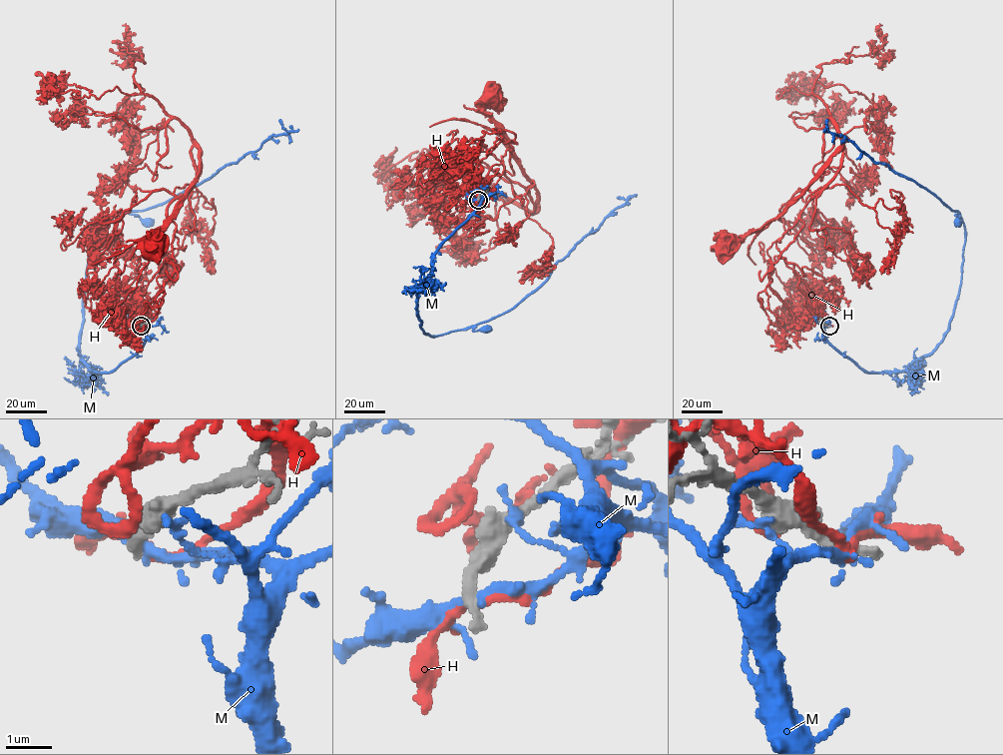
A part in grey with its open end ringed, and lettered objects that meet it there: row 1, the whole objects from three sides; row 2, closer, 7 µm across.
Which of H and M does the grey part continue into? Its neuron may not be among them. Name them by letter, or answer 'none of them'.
none of them

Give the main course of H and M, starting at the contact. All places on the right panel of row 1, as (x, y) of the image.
H: (827, 326), (797, 286), (800, 270), (778, 258), (841, 146), (783, 212), (728, 247)
M: (827, 326), (825, 339), (868, 372), (902, 372), (930, 354), (960, 284), (957, 223)

